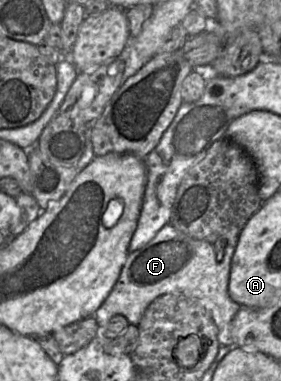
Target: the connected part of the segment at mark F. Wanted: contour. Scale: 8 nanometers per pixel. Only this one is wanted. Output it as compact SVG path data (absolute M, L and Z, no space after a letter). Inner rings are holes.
M170 223L166 224L146 245L128 254L118 280L93 316L99 330L105 330L109 320L117 314L125 316L131 325L138 327L146 309L155 299L165 294L176 294L201 304L209 312L218 329L220 346L234 346L231 324L241 306L229 296L228 284L231 261L239 235L240 232L228 232L215 242L209 242L192 238L178 231Z

